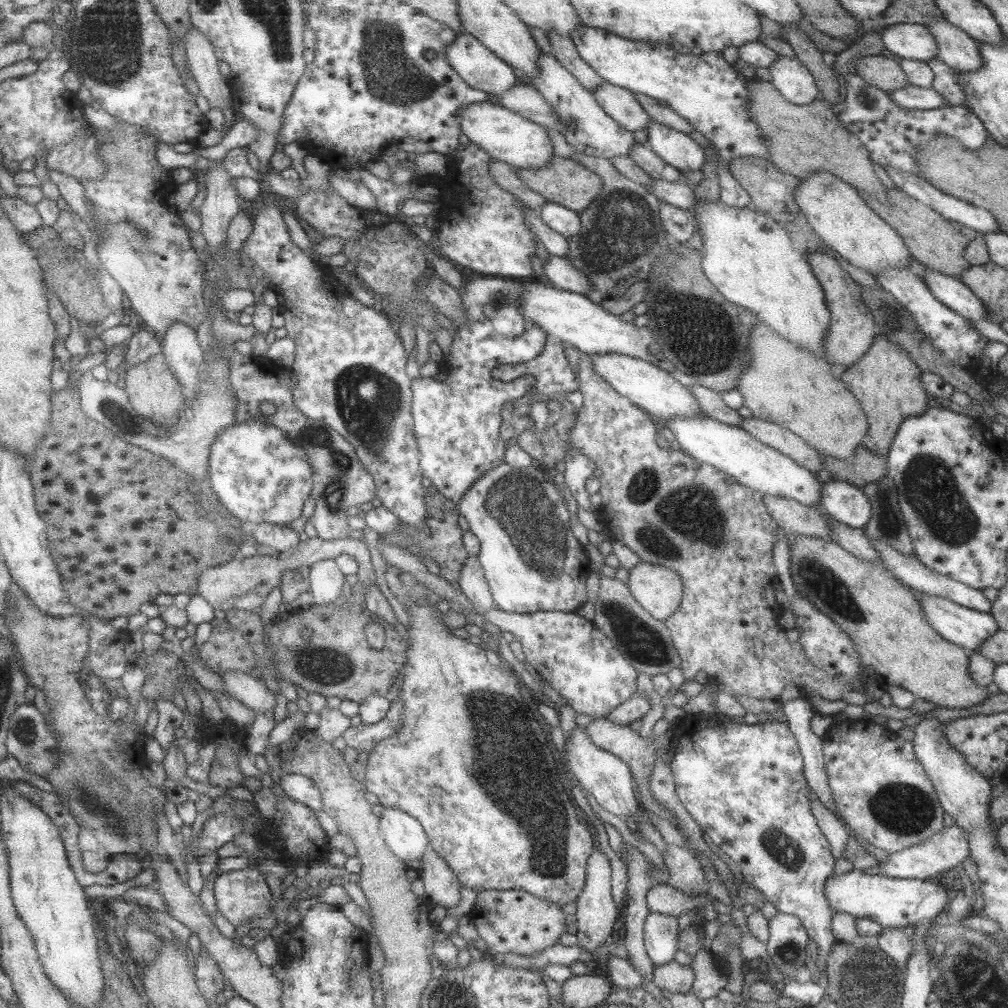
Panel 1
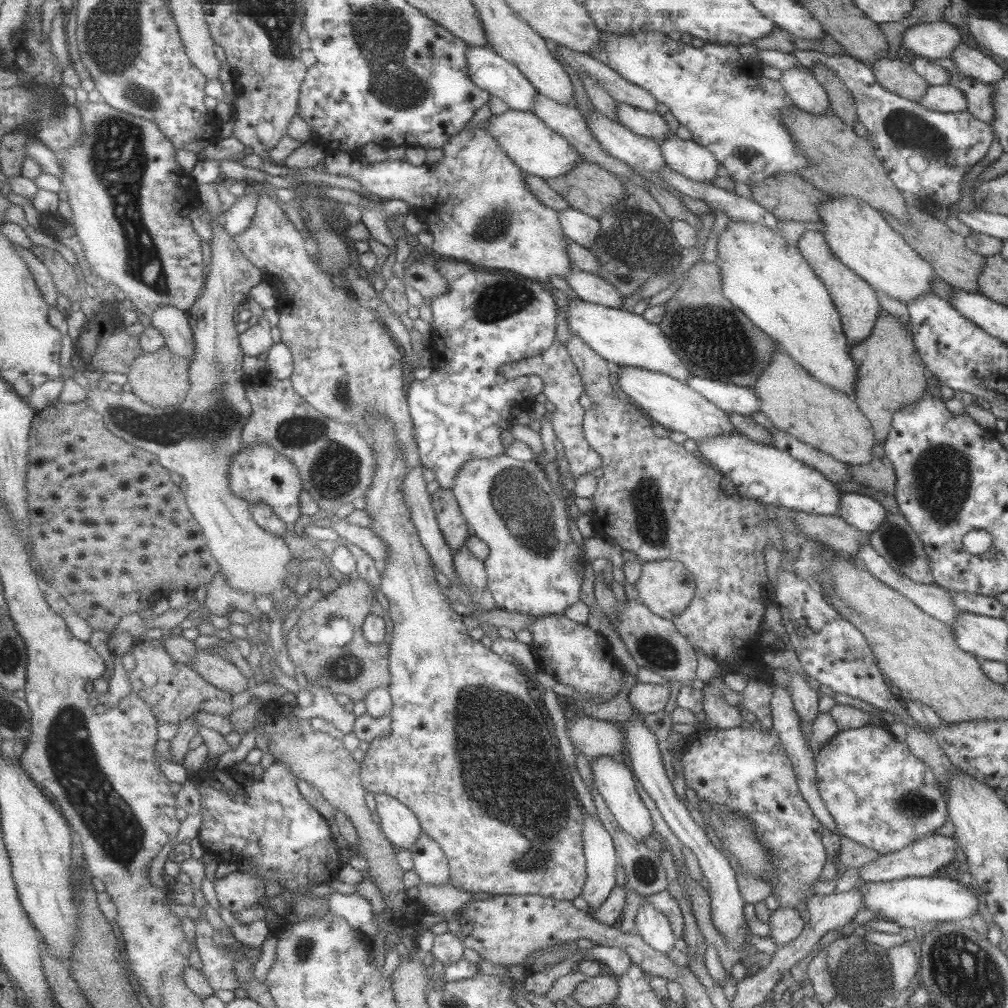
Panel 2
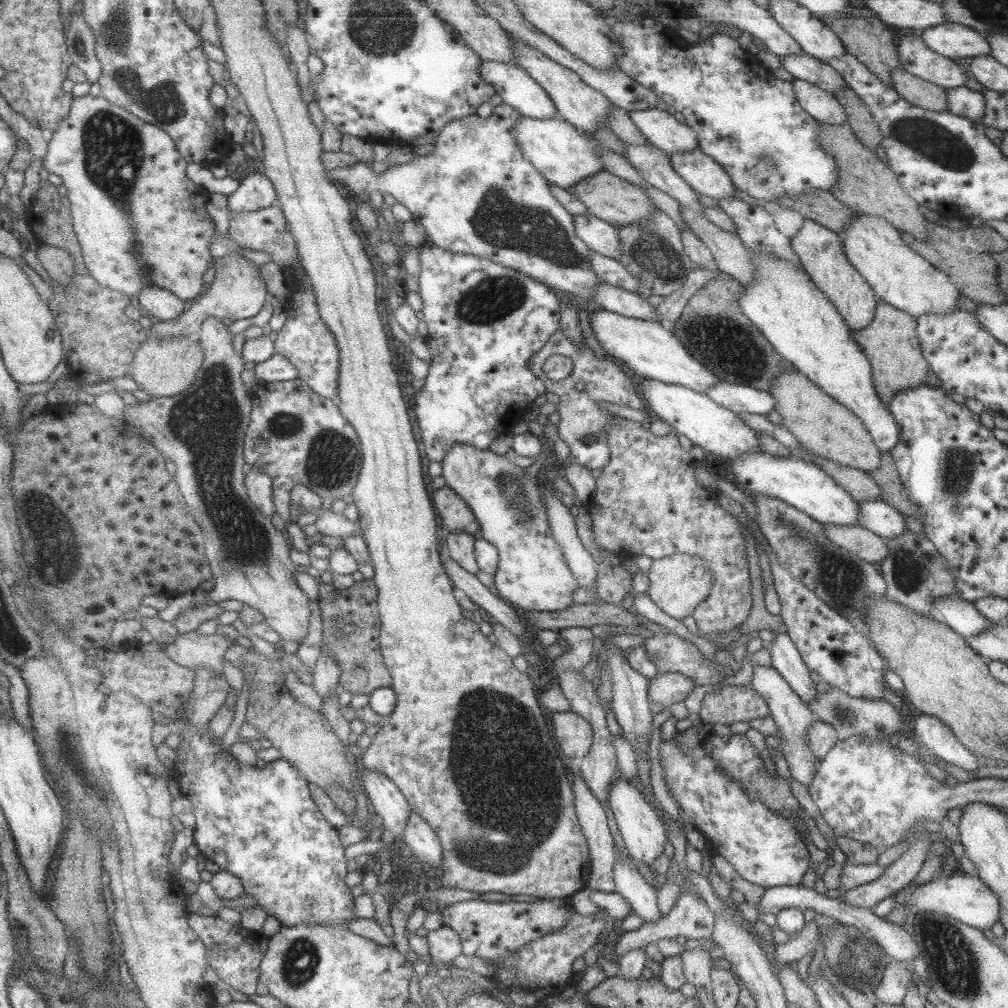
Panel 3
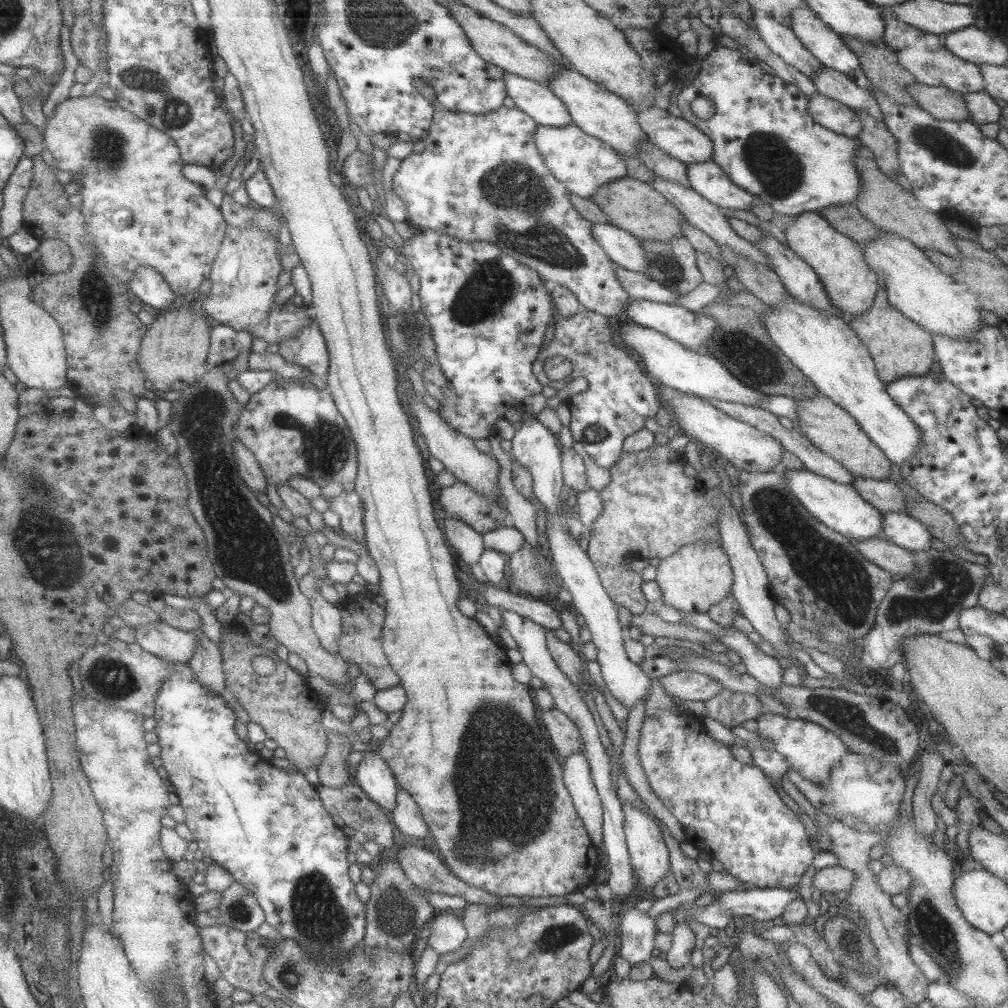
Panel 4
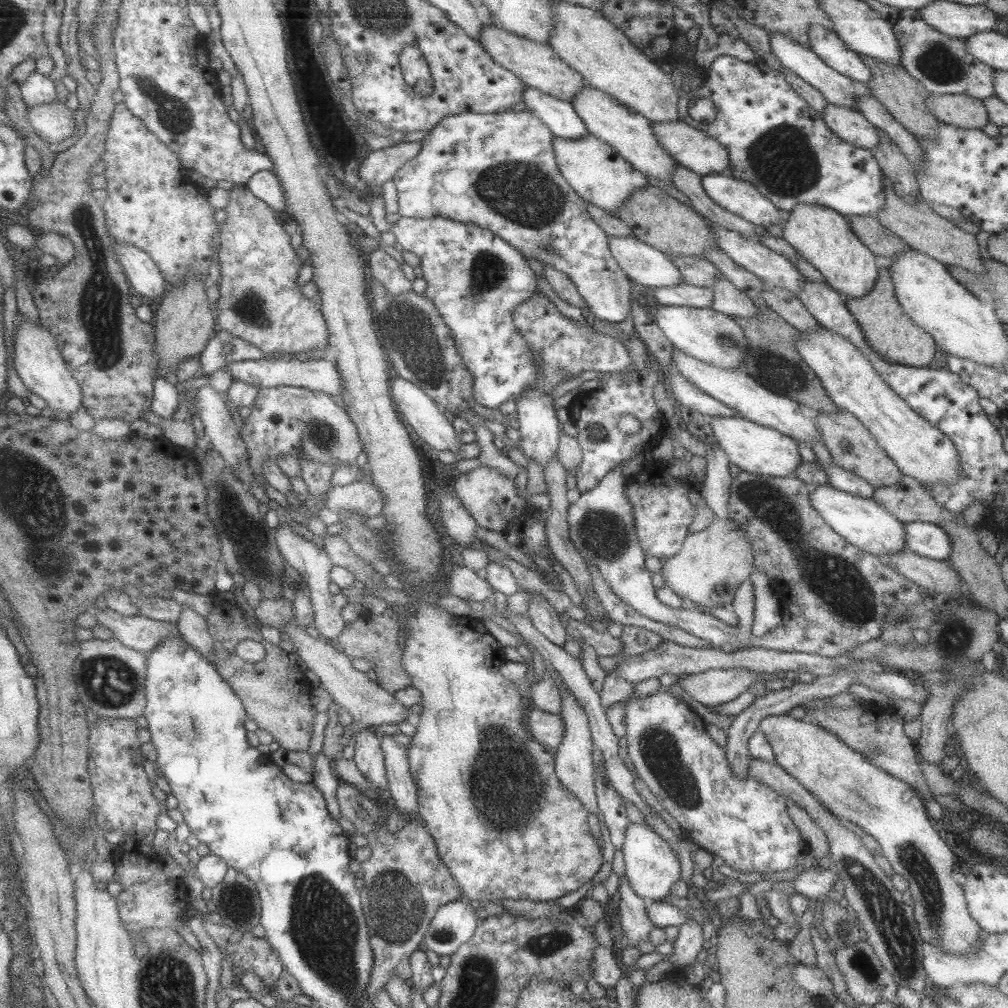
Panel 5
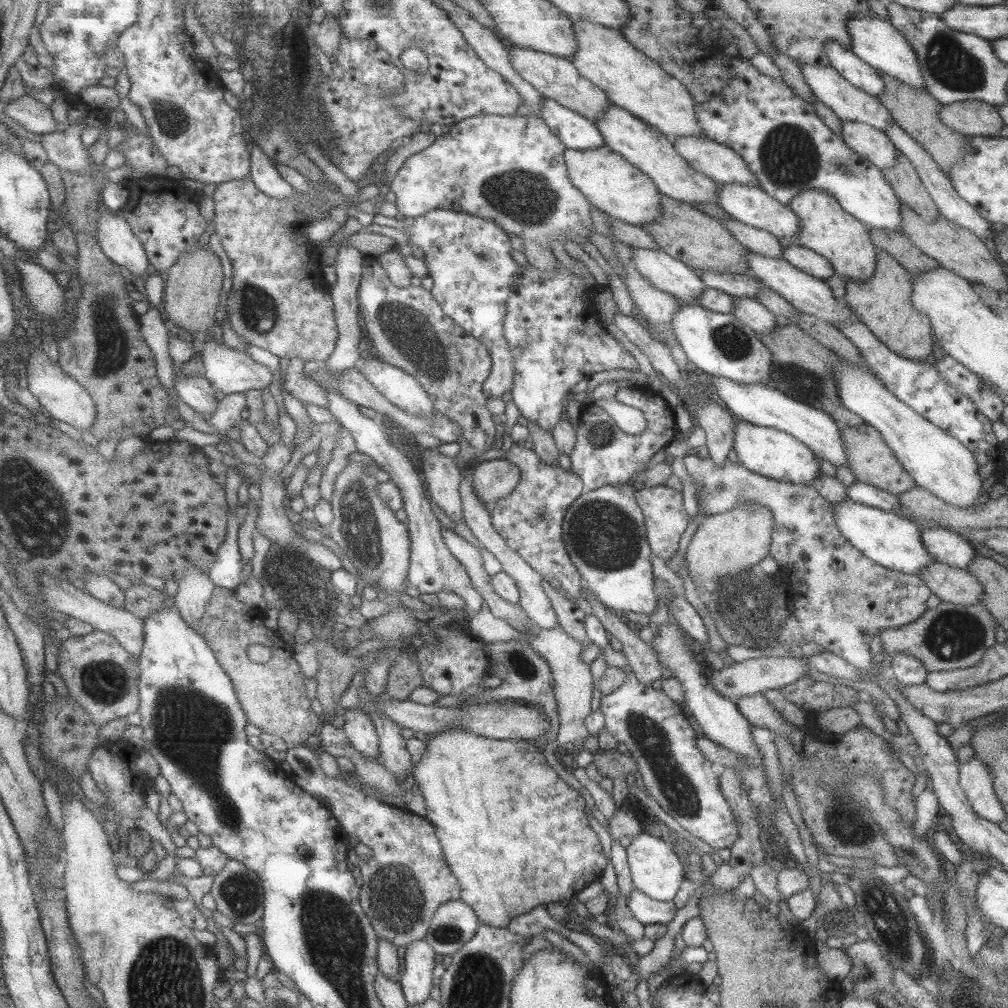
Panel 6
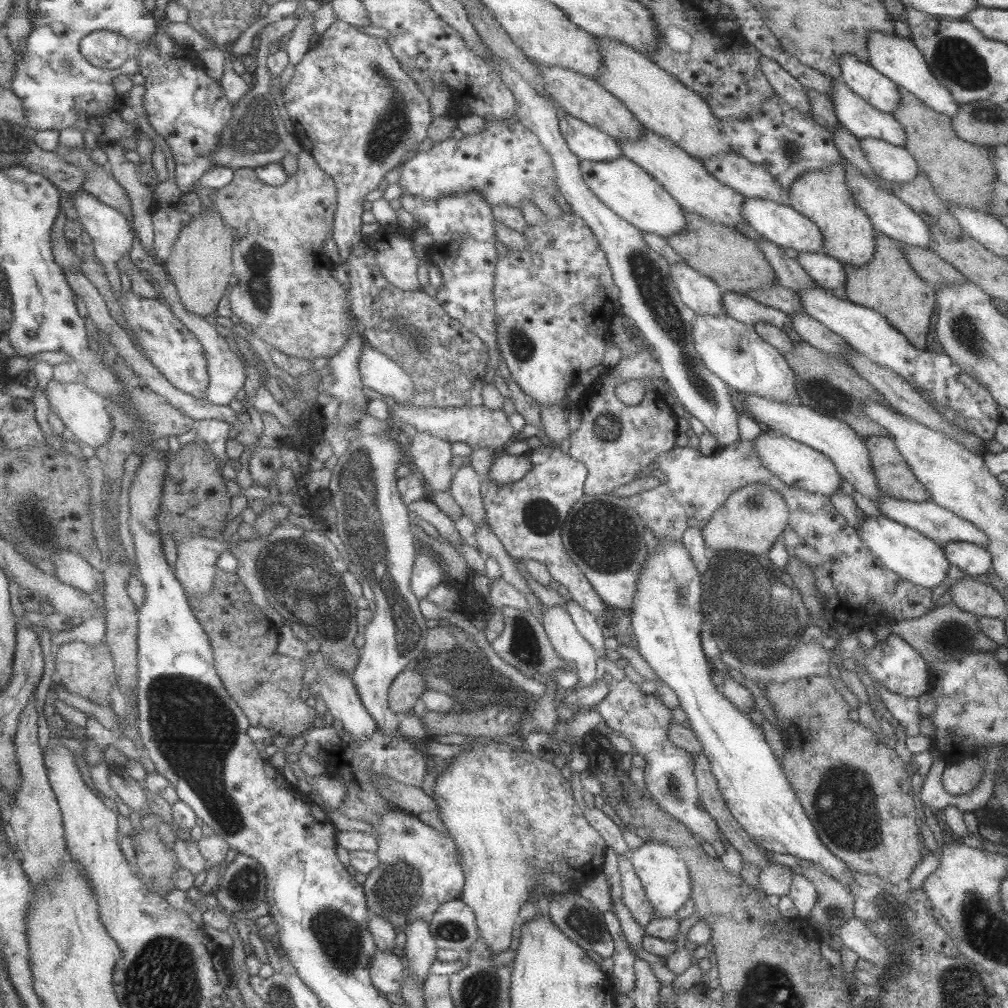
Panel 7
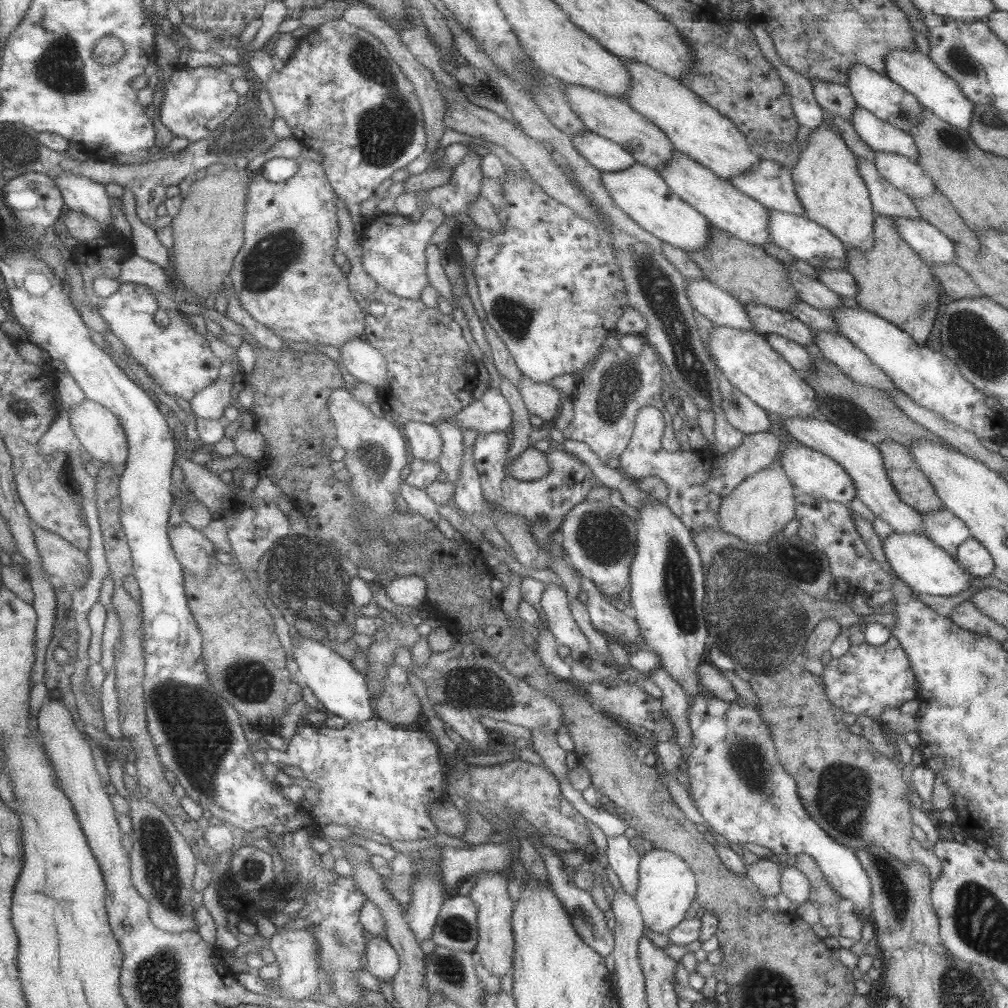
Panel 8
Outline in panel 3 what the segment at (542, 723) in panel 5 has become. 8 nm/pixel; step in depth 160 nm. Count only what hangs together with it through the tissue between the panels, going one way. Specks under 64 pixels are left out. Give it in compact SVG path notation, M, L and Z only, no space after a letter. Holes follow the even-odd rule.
M569 710L553 712L553 740L563 759L584 757L592 743L592 730L588 720Z

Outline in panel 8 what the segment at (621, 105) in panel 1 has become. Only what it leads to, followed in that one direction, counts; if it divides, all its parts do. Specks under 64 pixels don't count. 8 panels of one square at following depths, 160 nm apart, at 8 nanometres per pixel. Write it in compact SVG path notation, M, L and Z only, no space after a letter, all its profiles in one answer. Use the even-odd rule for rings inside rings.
M761 159L744 173L729 177L728 181L767 209L805 216L794 191L790 168L782 163Z

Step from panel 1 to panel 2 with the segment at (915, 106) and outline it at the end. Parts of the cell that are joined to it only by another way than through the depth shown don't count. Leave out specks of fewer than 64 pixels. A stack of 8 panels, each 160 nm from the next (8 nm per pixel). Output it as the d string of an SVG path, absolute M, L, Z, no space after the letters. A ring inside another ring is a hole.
M929 85L917 100L927 110L939 112L959 112L966 110L966 100L959 89L951 85Z

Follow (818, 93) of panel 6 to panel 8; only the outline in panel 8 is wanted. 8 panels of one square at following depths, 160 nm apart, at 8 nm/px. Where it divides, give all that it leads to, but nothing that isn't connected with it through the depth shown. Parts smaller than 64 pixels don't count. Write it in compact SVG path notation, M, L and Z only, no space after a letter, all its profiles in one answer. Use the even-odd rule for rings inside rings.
M857 105L851 113L850 124L873 152L899 154L916 162L917 146L909 133L879 120L872 112Z

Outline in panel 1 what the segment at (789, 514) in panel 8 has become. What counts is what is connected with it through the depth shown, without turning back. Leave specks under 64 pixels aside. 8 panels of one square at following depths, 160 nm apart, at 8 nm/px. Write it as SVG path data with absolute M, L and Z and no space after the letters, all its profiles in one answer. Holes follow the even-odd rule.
M639 562L628 570L626 582L631 596L655 620L664 623L680 605L681 578L673 570Z

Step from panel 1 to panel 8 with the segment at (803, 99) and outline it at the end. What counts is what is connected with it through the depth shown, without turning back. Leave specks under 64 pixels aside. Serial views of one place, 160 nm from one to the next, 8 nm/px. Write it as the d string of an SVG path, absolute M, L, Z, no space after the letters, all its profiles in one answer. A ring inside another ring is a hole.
M874 152L874 154L872 162L877 172L909 198L926 197L935 191L933 181L915 161L899 154L887 152Z

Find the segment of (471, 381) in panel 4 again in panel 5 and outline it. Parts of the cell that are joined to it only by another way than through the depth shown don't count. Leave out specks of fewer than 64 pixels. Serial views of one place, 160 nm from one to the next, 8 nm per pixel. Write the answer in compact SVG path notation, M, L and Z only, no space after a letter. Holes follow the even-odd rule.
M399 217L399 220L392 224L390 230L395 237L396 242L401 245L403 251L413 252L419 257L419 265L422 272L422 278L425 280L425 291L423 296L429 300L432 305L435 305L435 310L439 313L440 319L447 325L447 328L452 334L454 339L454 345L458 350L458 355L461 357L462 363L466 366L468 373L473 376L472 380L472 397L477 404L485 406L485 408L497 409L499 404L507 402L507 400L516 400L520 394L530 386L536 383L536 370L532 362L532 354L530 353L527 342L523 340L523 337L517 332L515 325L512 321L513 311L521 304L527 302L527 299L535 292L538 291L537 283L535 283L535 275L529 266L527 265L527 259L519 254L518 250L515 250L512 246L509 246L507 242L496 237L490 230L479 228L474 224L463 224L462 222L453 222L446 218L428 218L423 220L422 218L407 218Z

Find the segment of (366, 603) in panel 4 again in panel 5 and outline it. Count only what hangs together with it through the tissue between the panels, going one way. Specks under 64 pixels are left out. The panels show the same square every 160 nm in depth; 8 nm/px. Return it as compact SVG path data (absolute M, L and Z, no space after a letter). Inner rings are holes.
M394 608L385 609L381 614L363 611L357 618L347 623L335 639L329 640L329 644L350 660L353 658L368 660L376 674L376 683L383 690L394 693L396 690L410 686L410 678L405 674L400 659L403 648L399 648L397 642L397 634L401 626L402 615Z

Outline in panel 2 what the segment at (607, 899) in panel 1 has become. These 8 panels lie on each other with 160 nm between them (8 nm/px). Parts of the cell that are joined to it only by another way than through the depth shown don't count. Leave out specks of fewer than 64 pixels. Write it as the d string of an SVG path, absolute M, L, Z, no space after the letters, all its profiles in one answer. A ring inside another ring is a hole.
M583 810L582 849L586 879L580 897L586 902L586 912L592 914L609 896L615 886L615 866L618 864L612 838L597 818Z

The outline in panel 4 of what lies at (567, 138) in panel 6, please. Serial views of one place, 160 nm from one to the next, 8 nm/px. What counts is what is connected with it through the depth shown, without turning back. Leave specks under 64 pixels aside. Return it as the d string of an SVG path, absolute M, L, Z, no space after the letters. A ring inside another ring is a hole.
M505 71L503 85L514 107L530 116L537 125L565 126L570 116L559 97L542 84Z

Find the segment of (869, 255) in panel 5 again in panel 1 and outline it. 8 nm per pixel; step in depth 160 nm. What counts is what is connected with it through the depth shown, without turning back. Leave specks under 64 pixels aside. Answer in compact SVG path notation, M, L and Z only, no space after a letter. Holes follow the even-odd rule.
M820 248L809 249L805 253L808 256L809 266L823 289L825 304L830 314L828 336L822 342L822 351L826 354L826 361L830 365L837 364L846 369L855 364L871 346L877 335L874 331L874 318L860 298L861 286L849 277L847 271L839 267L833 257L824 255Z

